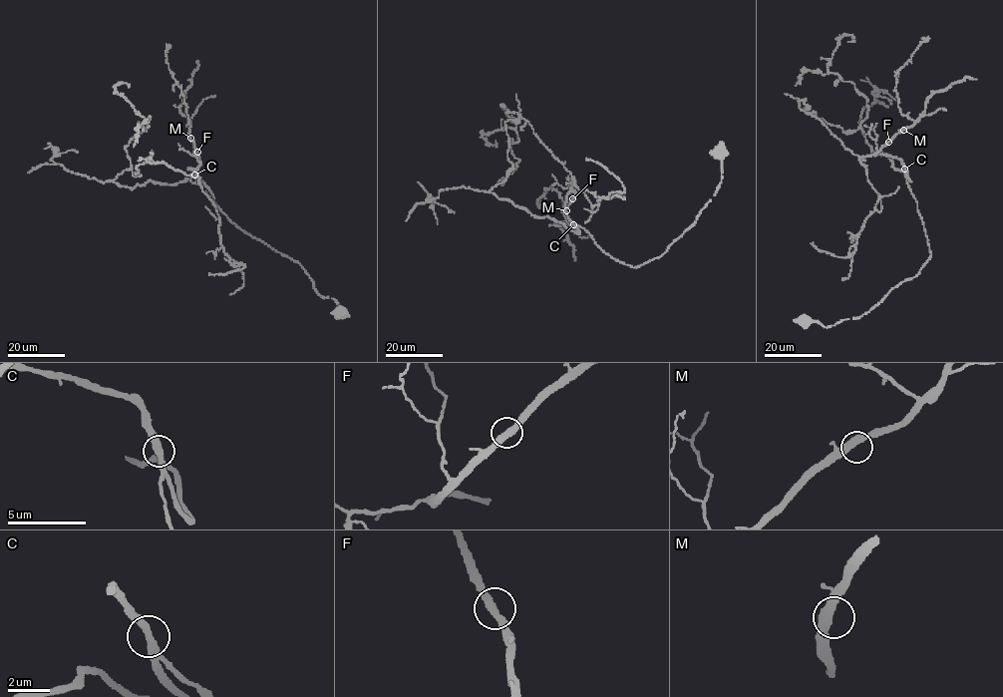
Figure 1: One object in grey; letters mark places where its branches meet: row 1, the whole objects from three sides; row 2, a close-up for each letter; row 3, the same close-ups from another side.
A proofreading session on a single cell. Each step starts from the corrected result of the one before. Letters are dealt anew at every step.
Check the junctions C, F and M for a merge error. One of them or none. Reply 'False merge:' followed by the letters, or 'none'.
False merge: none

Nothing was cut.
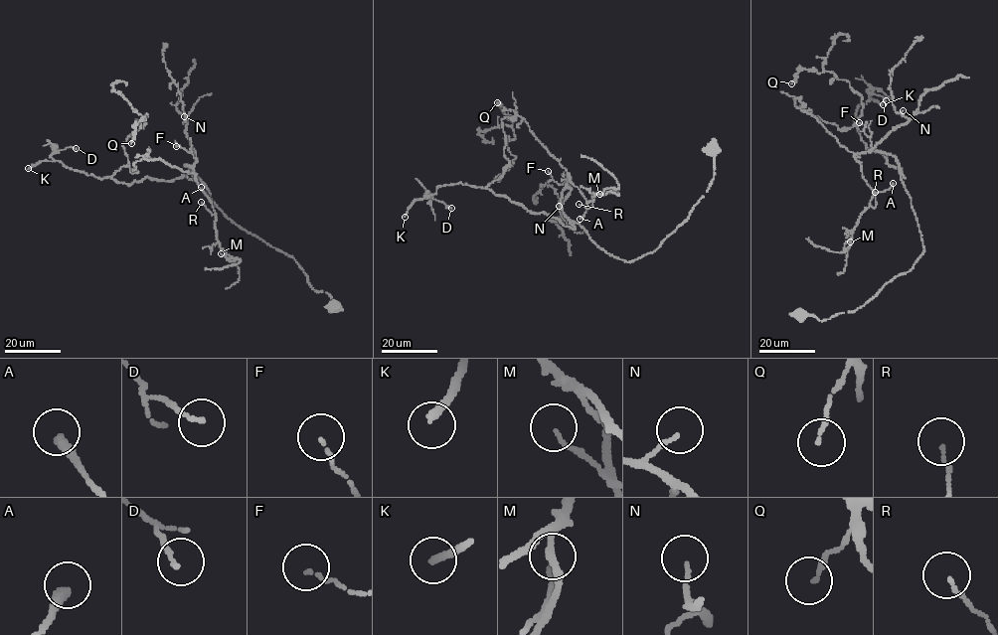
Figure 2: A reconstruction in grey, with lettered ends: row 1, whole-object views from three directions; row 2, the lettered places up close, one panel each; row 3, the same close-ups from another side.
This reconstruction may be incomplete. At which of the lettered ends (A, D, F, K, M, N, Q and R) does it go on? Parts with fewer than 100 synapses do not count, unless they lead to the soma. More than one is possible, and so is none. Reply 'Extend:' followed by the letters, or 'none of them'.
Extend: K

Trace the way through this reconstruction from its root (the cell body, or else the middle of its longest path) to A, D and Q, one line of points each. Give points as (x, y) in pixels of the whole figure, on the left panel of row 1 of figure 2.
A: (333, 305), (293, 258), (227, 217), (185, 165), (201, 187)
D: (333, 305), (293, 258), (227, 217), (195, 175), (129, 185), (50, 157), (76, 148)
Q: (333, 305), (195, 175), (116, 181), (122, 143), (147, 114), (131, 143)

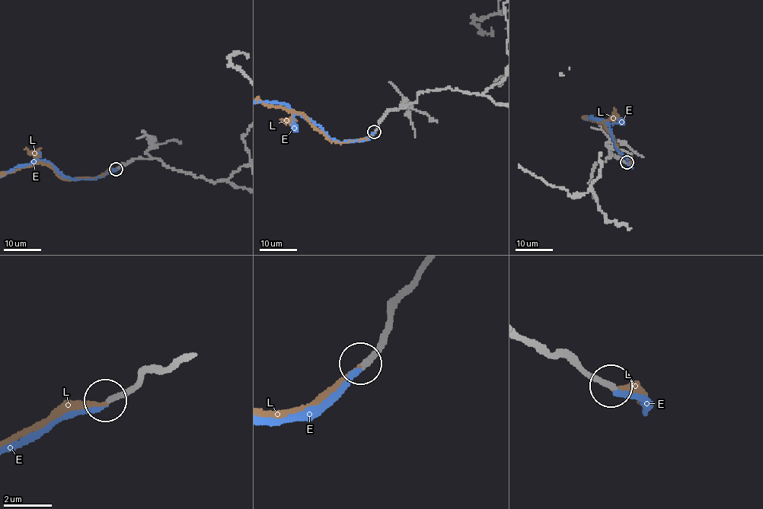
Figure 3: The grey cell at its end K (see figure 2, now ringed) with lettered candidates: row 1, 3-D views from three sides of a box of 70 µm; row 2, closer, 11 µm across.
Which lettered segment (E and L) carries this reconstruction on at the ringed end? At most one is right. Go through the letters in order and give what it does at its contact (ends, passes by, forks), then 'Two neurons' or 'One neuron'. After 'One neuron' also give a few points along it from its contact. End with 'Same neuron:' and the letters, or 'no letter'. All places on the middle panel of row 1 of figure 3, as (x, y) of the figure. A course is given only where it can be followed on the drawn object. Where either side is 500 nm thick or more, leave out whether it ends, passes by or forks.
E: It ends there. Two neurons
L: It ends there. One neuron. Its course: (375, 132), (368, 138), (337, 142), (330, 141), (301, 113), (266, 106), (255, 99)
Same neuron: L

